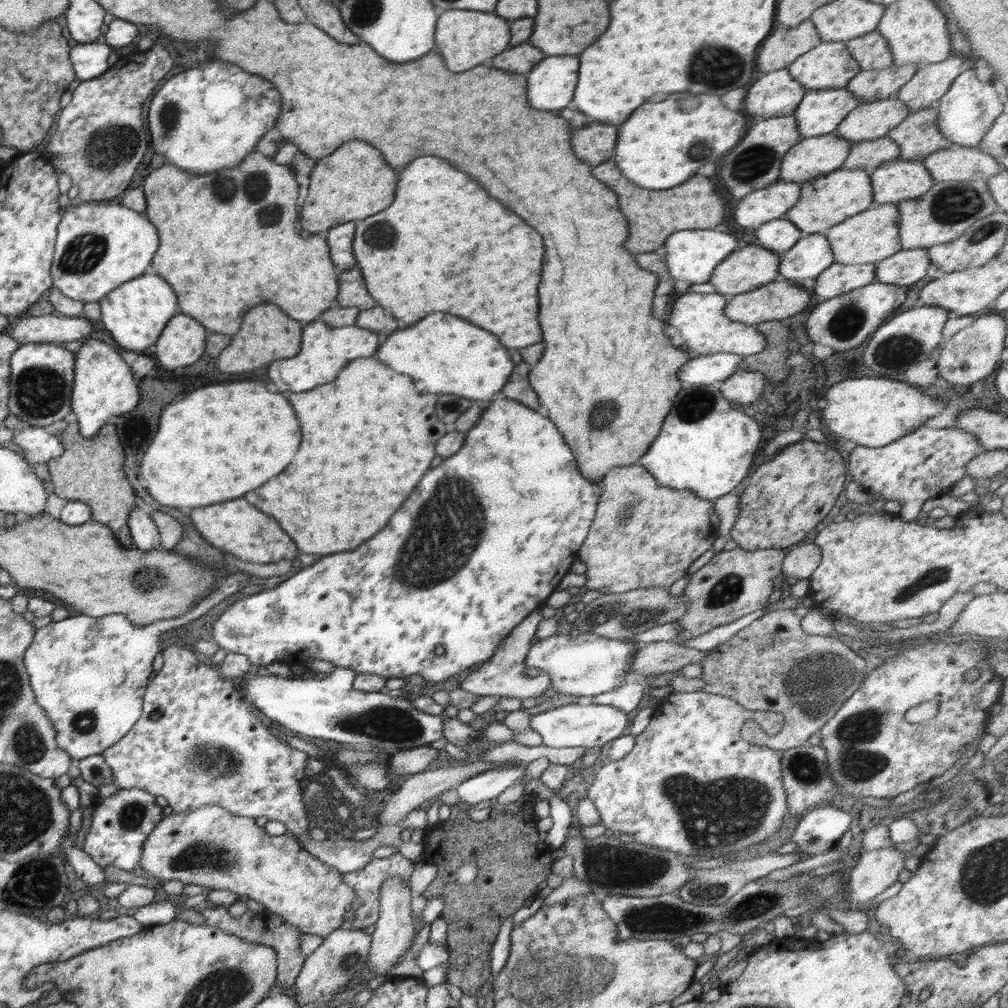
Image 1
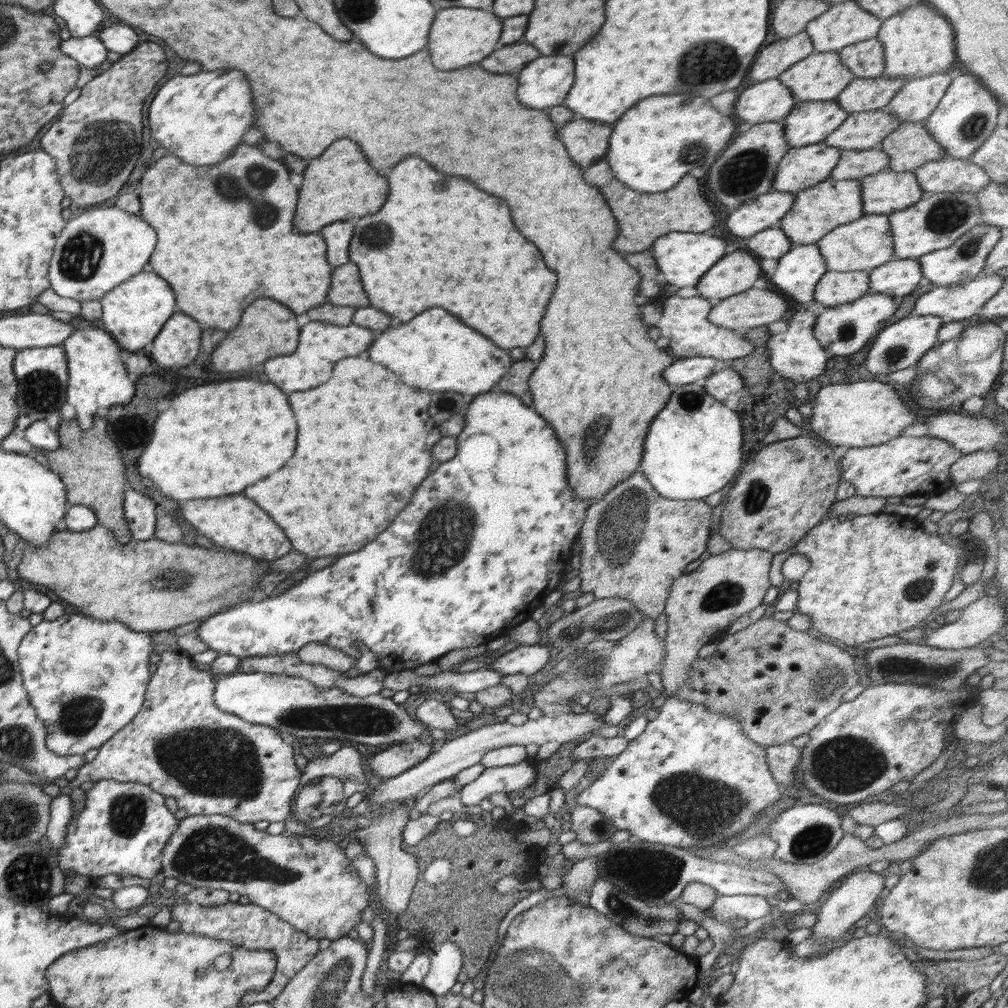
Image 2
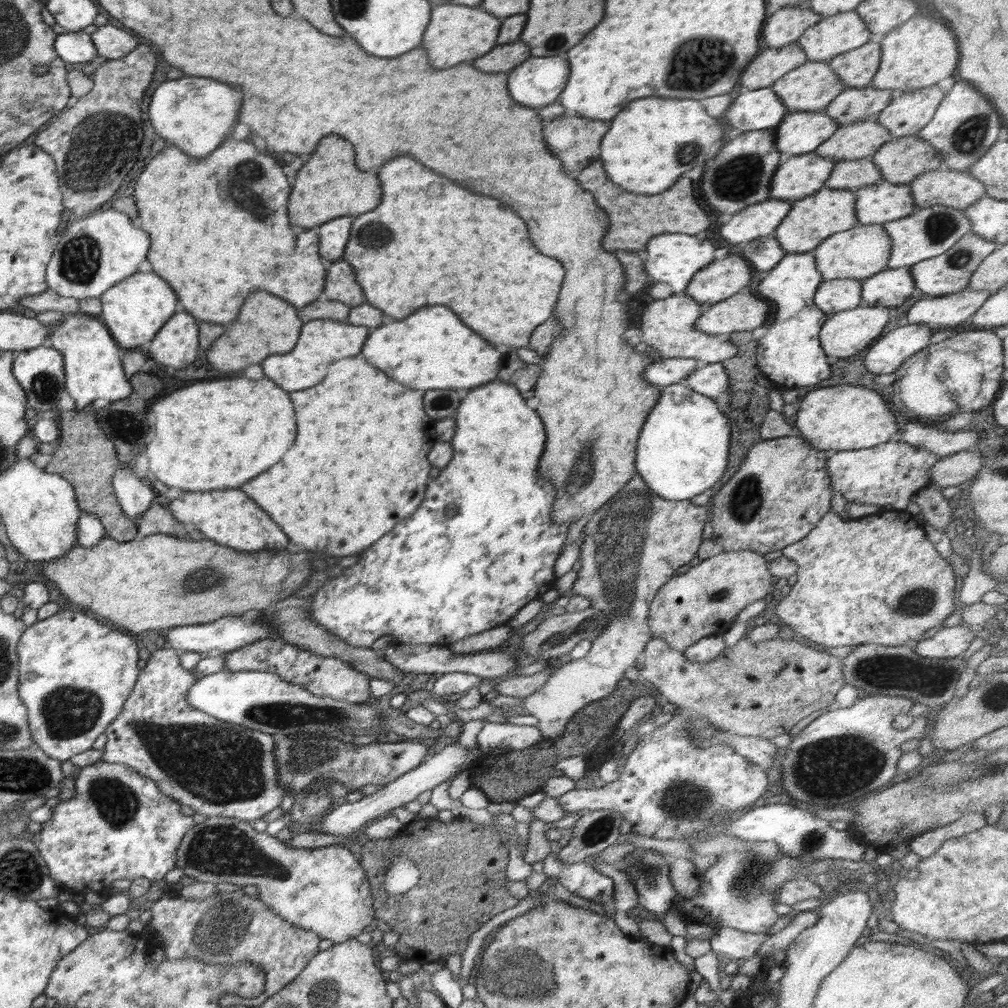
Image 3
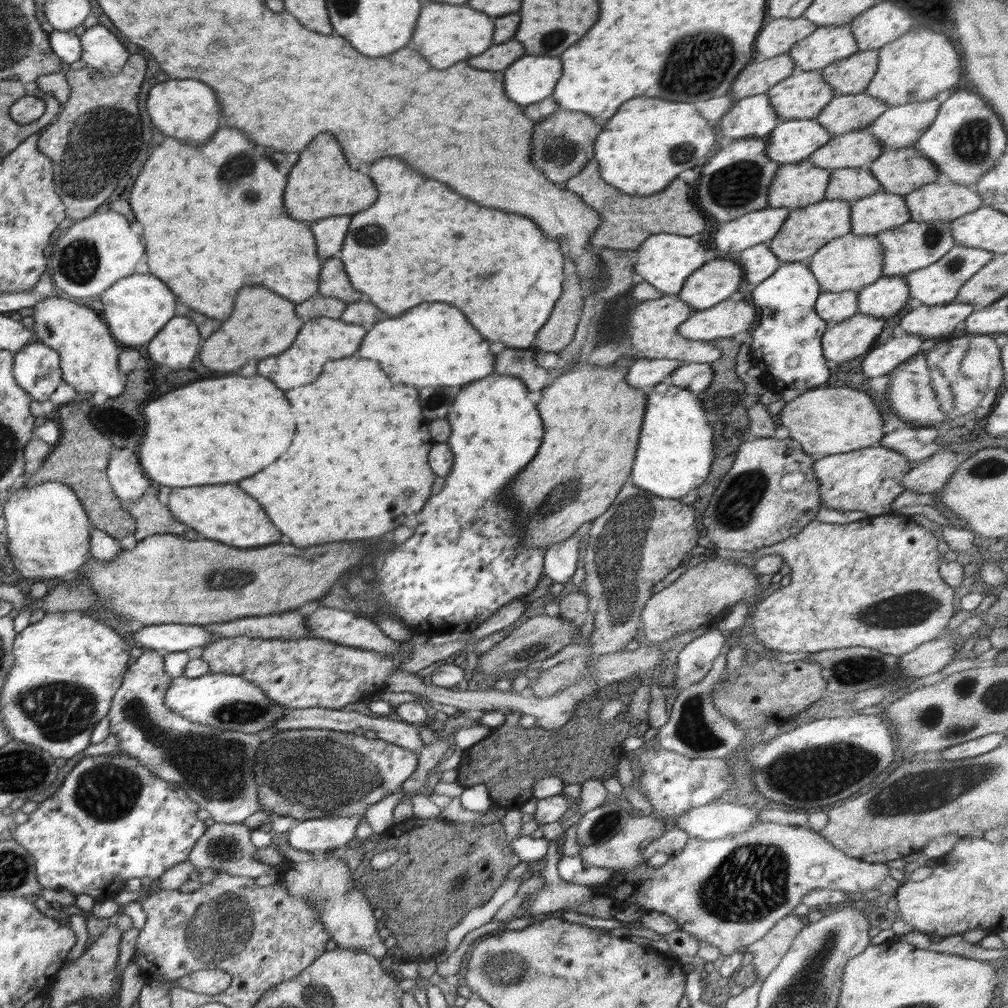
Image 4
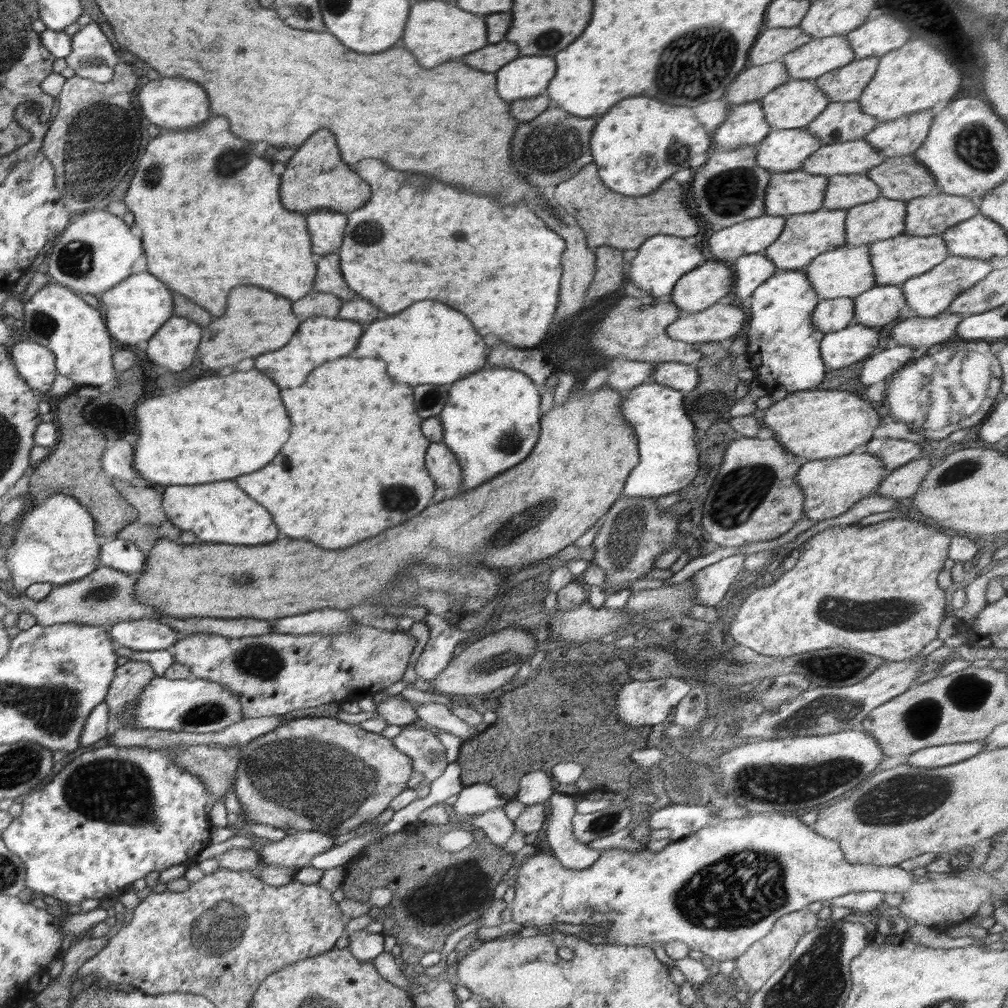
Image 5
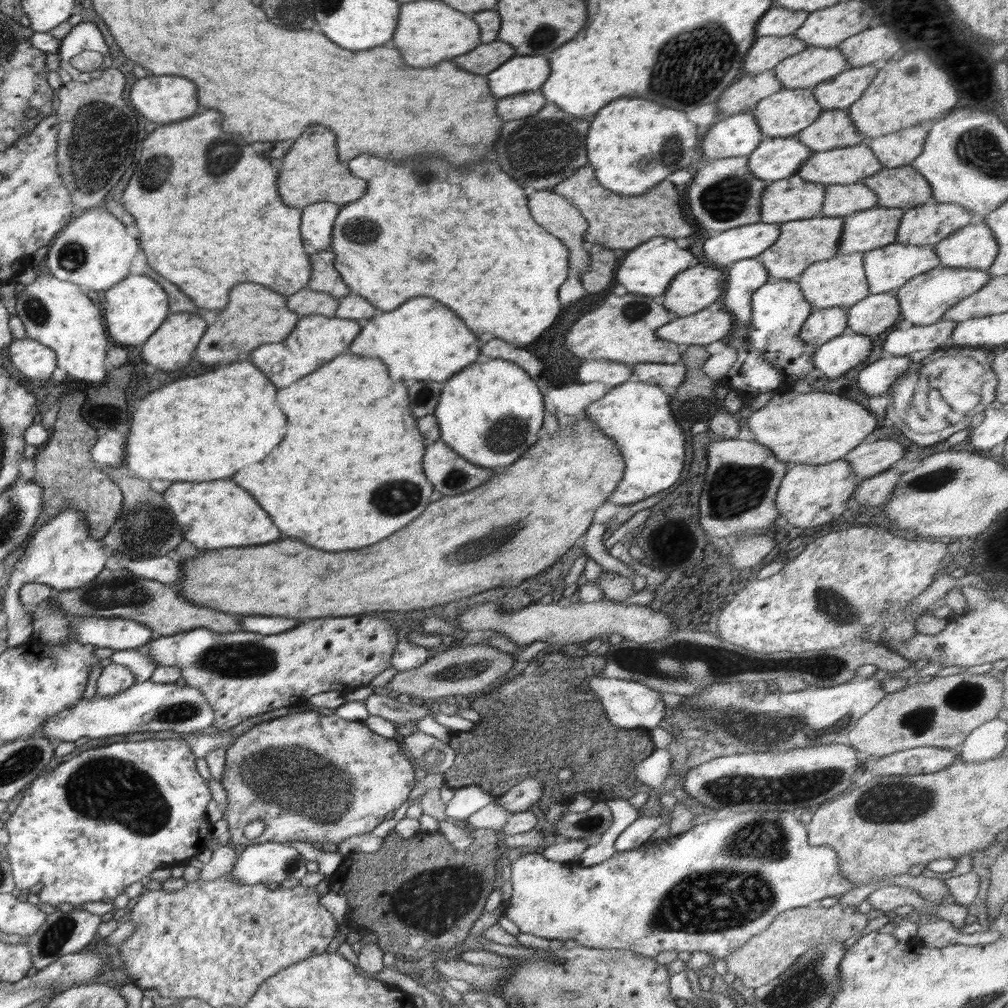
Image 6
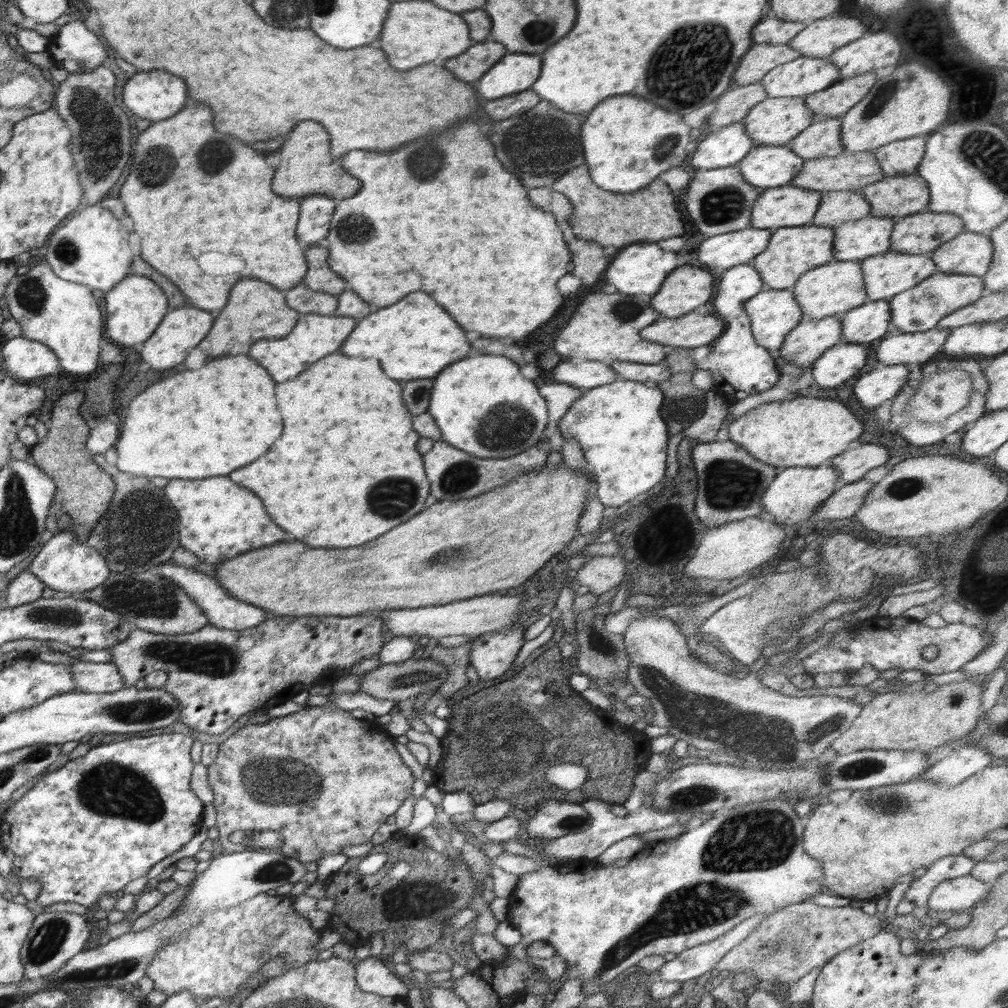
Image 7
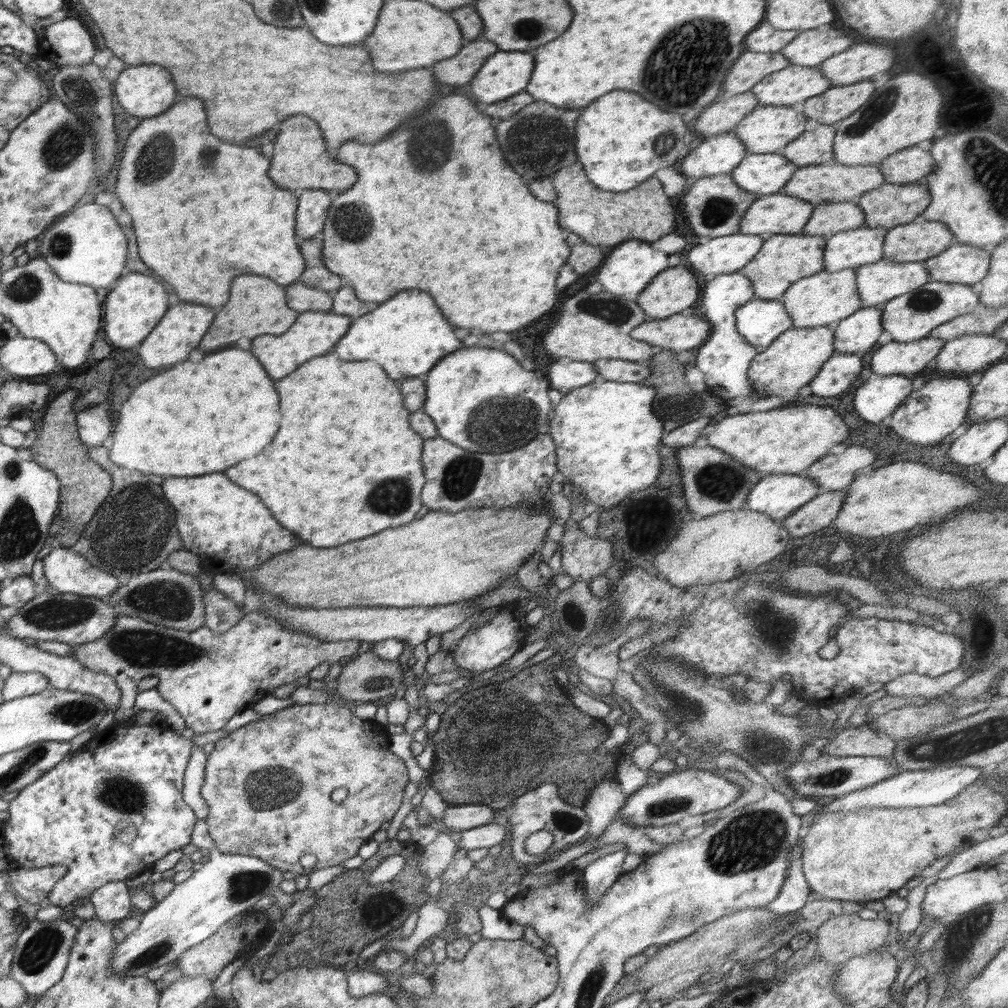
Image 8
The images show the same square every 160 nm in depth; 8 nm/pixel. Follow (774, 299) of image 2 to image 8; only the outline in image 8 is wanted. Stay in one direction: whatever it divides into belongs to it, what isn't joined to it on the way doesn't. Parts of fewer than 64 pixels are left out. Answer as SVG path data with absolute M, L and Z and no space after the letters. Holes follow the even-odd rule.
M690 312L669 316L662 320L644 321L640 326L636 326L630 331L630 336L636 340L644 341L644 343L660 347L671 351L674 354L680 353L682 350L691 350L697 346L701 347L709 336L711 324Z

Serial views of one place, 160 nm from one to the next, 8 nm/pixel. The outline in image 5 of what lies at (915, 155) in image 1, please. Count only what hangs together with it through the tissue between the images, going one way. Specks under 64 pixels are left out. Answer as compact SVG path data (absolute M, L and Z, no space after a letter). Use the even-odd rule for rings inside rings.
M913 155L887 158L866 172L881 189L881 196L890 200L908 202L934 192L935 178Z

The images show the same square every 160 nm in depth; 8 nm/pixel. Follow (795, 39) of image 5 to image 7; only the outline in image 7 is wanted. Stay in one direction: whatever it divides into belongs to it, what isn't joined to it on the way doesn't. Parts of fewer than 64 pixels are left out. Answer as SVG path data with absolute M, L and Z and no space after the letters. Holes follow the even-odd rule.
M756 44L744 53L738 68L733 74L733 85L746 86L752 84L770 72L773 68L800 58L801 54L787 44Z

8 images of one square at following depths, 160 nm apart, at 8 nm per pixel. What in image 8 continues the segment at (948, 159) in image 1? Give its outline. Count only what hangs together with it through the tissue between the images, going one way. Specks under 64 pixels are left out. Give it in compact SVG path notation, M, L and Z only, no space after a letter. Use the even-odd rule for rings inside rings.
M917 219L889 229L883 244L883 258L894 262L923 262L944 252L953 242L953 234L943 222Z

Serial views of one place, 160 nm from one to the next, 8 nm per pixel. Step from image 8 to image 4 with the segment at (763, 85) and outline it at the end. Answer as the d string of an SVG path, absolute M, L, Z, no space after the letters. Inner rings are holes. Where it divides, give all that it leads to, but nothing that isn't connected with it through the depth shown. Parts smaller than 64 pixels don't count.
M818 26L810 36L799 40L790 50L796 71L820 71L824 67L858 52L851 26Z

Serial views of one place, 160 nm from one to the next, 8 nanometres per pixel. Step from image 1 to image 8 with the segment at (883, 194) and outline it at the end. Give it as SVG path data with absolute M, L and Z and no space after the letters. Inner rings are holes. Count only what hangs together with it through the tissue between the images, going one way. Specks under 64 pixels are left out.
M863 225L837 232L827 239L823 256L823 269L838 272L845 268L857 269L865 264L874 264L883 258L885 226L870 228Z

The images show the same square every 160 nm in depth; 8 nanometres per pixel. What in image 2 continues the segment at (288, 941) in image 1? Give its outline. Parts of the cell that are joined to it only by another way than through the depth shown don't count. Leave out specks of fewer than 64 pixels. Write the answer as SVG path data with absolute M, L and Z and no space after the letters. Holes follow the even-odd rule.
M180 899L173 906L171 920L180 922L179 930L186 934L203 934L216 940L229 942L233 946L241 946L246 950L270 950L276 955L277 966L272 980L262 992L248 992L241 999L242 1006L258 1002L271 1002L281 992L319 951L316 937L308 936L305 932L297 931L295 927L284 922L277 914L270 912L256 904L238 904L226 902L220 906L200 906Z

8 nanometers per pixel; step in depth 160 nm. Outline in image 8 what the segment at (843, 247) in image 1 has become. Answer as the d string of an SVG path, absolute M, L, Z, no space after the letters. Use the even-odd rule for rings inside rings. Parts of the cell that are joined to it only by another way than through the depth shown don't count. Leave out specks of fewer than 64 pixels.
M852 268L838 272L822 269L812 276L797 280L788 287L779 301L790 315L794 328L835 325L862 308L856 286L855 269Z

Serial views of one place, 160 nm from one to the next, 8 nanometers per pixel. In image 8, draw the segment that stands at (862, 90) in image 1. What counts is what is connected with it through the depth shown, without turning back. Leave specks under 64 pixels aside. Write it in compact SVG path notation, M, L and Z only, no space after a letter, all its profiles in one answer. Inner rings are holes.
M822 124L814 130L804 131L780 153L799 167L832 164L834 137L835 125Z

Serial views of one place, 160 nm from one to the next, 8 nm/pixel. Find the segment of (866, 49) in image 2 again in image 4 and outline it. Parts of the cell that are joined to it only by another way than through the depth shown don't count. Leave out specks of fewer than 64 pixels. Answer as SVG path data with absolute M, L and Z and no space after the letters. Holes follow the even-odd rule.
M878 50L858 51L821 69L826 84L839 94L863 92L876 74L879 63Z

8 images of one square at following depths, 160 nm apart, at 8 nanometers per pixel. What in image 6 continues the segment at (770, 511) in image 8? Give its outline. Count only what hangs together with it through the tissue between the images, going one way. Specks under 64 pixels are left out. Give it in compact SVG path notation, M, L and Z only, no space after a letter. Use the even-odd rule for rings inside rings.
M844 459L820 465L790 465L776 494L775 507L789 522L789 528L814 528L840 518L860 484L862 481L858 481L850 463Z

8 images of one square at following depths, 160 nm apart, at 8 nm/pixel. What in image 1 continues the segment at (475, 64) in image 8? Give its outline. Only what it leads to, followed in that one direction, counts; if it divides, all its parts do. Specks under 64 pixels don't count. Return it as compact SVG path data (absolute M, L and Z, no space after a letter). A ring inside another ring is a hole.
M522 44L512 50L500 52L500 56L494 56L490 62L498 70L522 74L522 72L530 72L534 68L534 64L538 64L542 58L544 58L544 52L540 52L538 48L534 48L530 44Z

